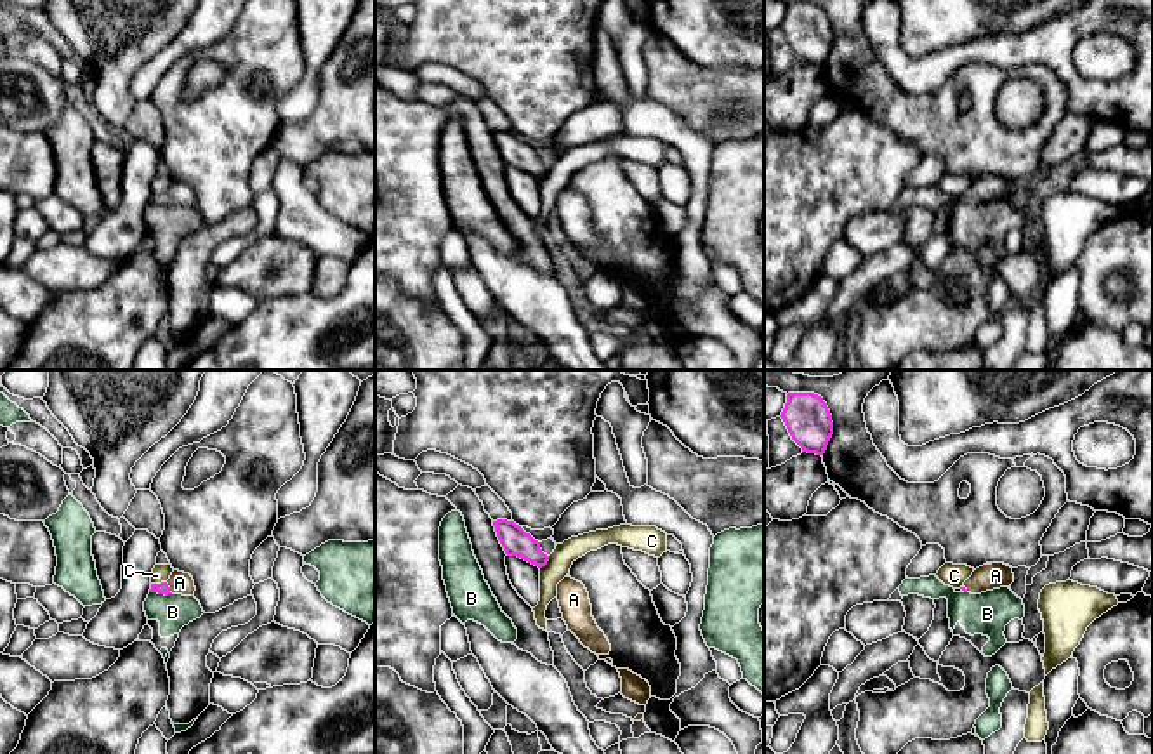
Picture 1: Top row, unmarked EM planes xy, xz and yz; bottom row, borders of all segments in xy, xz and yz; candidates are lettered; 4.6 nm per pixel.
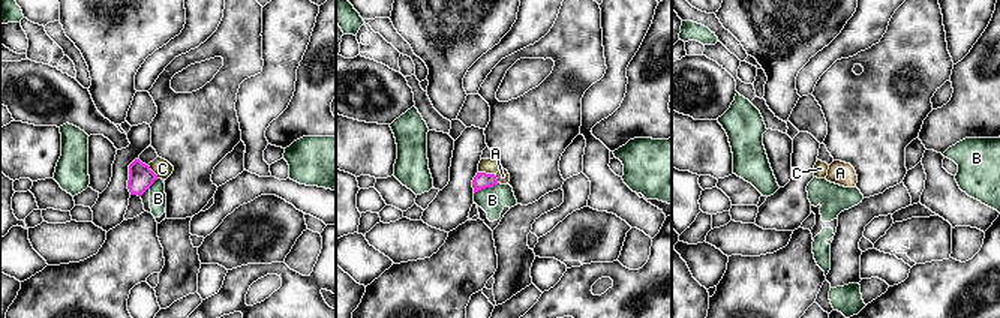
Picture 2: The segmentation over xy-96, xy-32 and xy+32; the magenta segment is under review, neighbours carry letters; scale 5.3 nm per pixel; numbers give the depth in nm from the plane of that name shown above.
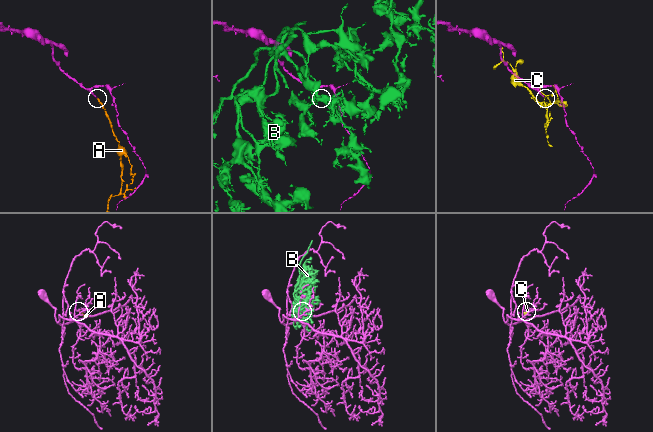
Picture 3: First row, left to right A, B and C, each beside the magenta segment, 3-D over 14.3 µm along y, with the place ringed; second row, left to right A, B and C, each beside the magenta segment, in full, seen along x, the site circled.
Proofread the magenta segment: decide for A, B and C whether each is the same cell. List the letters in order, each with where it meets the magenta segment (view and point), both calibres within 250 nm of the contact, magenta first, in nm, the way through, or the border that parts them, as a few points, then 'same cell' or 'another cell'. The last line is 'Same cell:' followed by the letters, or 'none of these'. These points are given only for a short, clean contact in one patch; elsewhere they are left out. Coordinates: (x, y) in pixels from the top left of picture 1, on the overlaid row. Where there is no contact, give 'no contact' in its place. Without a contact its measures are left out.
A: contact xy (169, 588); calibres 50 and 110 nm; way xy (162, 588), (169, 588), (179, 582); same cell
B: contact xy (160, 593); calibres 50 and 160 nm; another cell
C: contact xy (158, 584); calibres 50 and 80 nm; border xy (165, 581), (151, 584); another cell
Same cell: A

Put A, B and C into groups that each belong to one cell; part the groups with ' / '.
A / B / C

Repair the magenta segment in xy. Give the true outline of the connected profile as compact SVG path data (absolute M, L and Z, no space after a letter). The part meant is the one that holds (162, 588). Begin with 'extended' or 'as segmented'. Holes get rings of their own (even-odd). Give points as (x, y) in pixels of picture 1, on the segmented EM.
extended; M174 570L170 579L161 584L151 584L149 592L158 592L158 594L182 594L182 596L194 596L194 580L189 573Z

